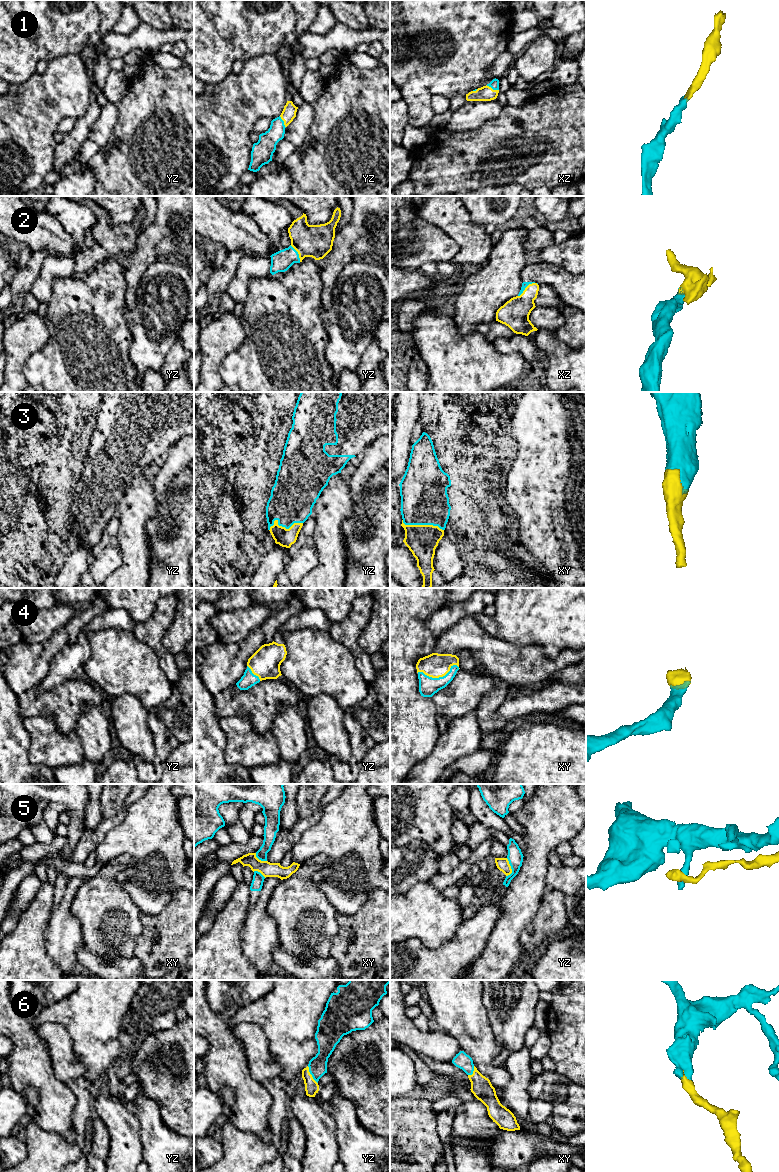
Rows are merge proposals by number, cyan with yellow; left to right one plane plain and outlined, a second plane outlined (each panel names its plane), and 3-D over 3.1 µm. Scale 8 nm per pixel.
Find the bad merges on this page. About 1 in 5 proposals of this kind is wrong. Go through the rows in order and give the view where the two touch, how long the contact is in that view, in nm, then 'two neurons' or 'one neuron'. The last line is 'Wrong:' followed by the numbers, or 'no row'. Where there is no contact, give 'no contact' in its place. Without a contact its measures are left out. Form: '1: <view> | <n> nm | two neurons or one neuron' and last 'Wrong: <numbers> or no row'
1: xz | 110 nm | one neuron
2: xz | 180 nm | one neuron
3: xy | 340 nm | one neuron
4: xy | 340 nm | one neuron
5: yz | 150 nm | two neurons
6: yz | 170 nm | one neuron
Wrong: 5

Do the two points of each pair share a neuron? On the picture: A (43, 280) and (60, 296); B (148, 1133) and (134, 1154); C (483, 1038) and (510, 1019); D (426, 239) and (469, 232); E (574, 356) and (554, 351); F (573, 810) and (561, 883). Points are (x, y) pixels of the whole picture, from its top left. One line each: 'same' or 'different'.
A: different
B: different
C: different
D: different
E: same
F: different

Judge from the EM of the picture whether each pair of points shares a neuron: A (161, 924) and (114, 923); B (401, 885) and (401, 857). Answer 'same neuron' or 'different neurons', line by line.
A: different neurons
B: same neuron

